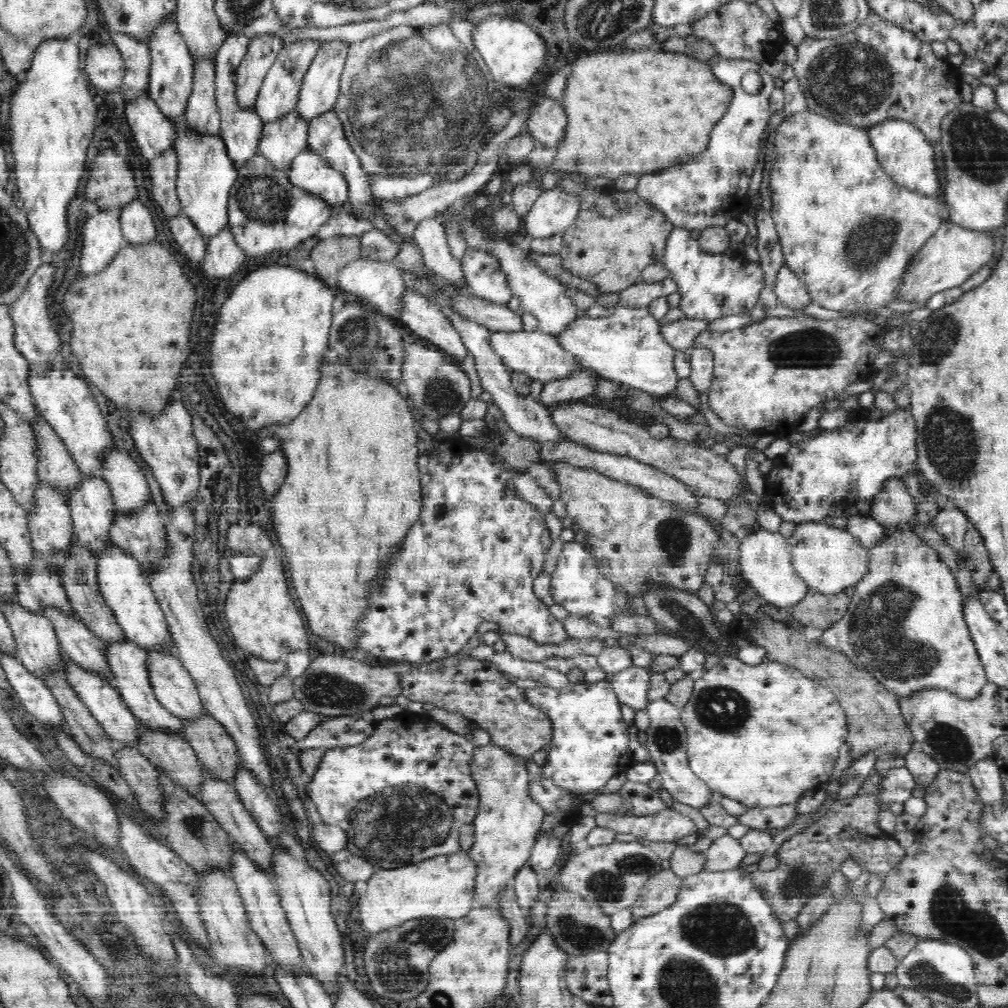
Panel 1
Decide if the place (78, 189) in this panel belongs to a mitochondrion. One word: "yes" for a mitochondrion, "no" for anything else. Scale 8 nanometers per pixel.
no

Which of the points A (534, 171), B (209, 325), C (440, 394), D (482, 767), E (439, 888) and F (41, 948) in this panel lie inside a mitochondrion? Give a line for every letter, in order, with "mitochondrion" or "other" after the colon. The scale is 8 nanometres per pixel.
A: other
B: other
C: mitochondrion
D: mitochondrion
E: other
F: other

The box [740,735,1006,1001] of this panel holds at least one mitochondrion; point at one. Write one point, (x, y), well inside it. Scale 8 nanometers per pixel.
(947, 913)

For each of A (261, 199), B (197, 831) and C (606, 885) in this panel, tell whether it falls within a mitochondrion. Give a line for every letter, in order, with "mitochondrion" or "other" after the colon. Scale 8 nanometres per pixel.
A: mitochondrion
B: mitochondrion
C: mitochondrion

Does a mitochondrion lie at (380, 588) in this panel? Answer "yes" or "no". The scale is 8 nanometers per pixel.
yes

